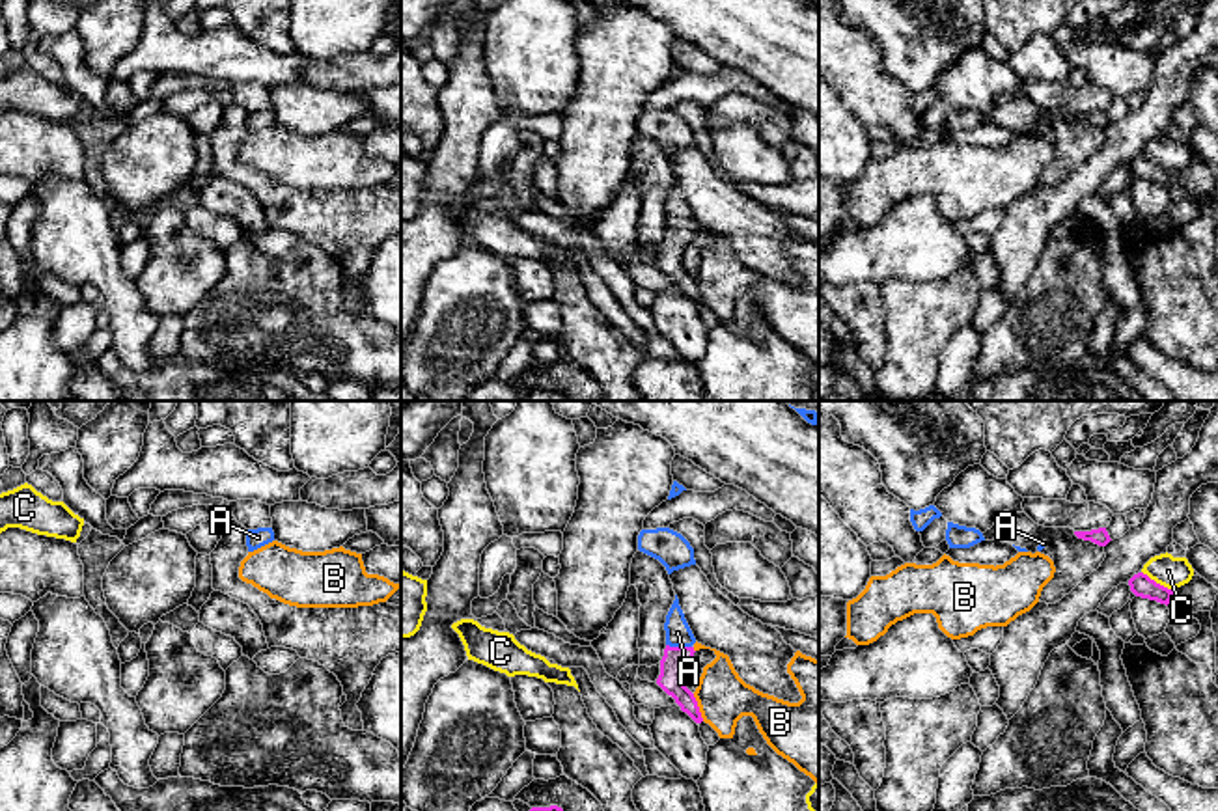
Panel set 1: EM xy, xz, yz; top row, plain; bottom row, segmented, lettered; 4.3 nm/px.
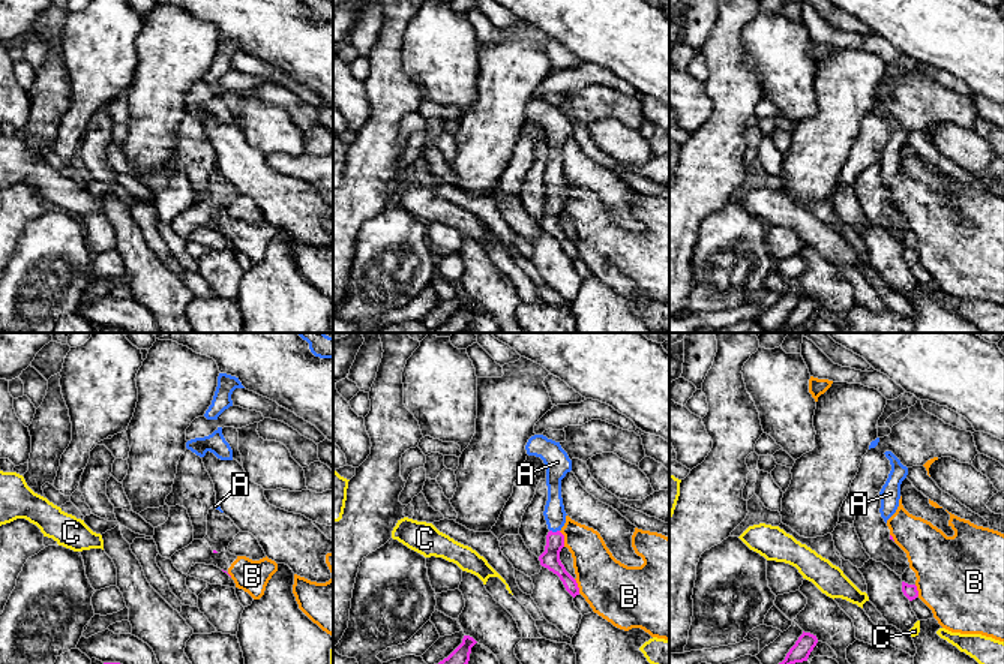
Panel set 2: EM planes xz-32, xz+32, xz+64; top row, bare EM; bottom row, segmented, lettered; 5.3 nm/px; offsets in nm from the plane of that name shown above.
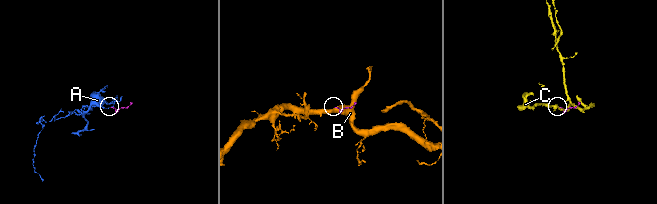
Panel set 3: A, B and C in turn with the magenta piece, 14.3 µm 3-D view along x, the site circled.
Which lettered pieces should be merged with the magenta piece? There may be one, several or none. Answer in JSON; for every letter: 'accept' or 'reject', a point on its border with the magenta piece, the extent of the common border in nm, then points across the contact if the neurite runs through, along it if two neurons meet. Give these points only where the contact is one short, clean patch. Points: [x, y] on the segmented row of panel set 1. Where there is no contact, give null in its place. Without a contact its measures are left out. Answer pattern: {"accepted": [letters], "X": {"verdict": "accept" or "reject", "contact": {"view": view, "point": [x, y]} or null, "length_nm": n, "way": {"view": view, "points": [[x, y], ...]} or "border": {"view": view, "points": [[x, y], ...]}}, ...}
{"accepted": ["A"], "A": {"verdict": "accept", "contact": {"view": "xz", "point": [679, 647]}, "length_nm": 110, "way": {"view": "xz", "points": [[676, 659], [679, 647], [678, 632]]}}, "B": {"verdict": "reject", "contact": {"view": "xz", "point": [698, 707]}, "length_nm": 130}, "C": {"verdict": "reject", "contact": {"view": "yz", "point": [1159, 584]}, "length_nm": 170, "border": {"view": "yz", "points": [[1142, 571], [1174, 590]]}}}

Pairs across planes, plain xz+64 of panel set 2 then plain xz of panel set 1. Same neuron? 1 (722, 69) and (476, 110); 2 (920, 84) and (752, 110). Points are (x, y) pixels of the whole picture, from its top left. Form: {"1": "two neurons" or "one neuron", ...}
{"1": "one neuron", "2": "one neuron"}

